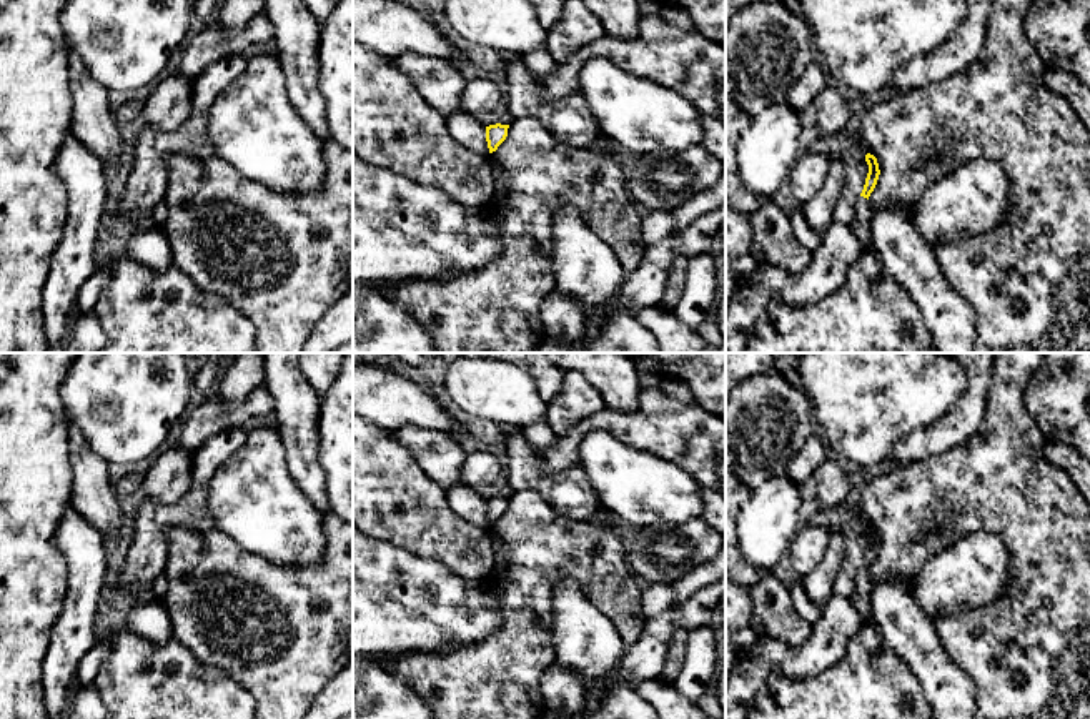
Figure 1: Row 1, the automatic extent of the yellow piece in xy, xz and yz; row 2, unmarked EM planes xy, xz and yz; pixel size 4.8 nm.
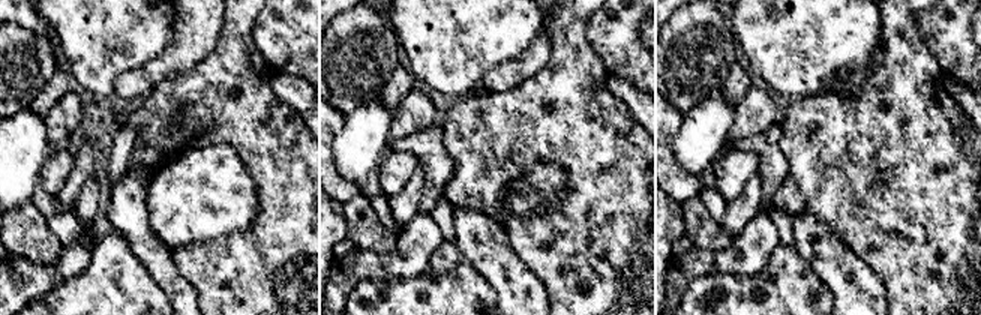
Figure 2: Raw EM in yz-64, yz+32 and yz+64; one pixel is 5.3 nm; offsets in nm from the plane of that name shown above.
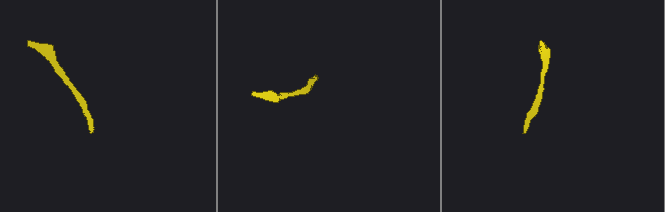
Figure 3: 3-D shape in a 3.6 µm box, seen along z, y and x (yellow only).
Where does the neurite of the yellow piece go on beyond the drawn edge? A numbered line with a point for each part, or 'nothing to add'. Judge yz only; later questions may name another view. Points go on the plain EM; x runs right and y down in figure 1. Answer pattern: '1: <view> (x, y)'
1: yz (861, 598)

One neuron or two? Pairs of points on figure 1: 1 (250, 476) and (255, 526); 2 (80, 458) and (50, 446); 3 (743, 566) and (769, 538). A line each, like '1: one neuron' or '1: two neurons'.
1: one neuron
2: two neurons
3: two neurons

